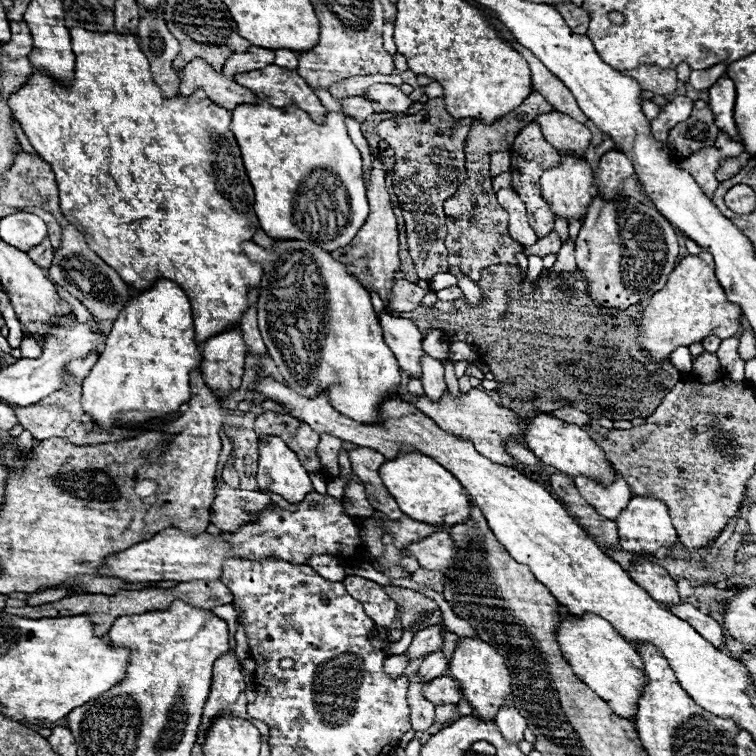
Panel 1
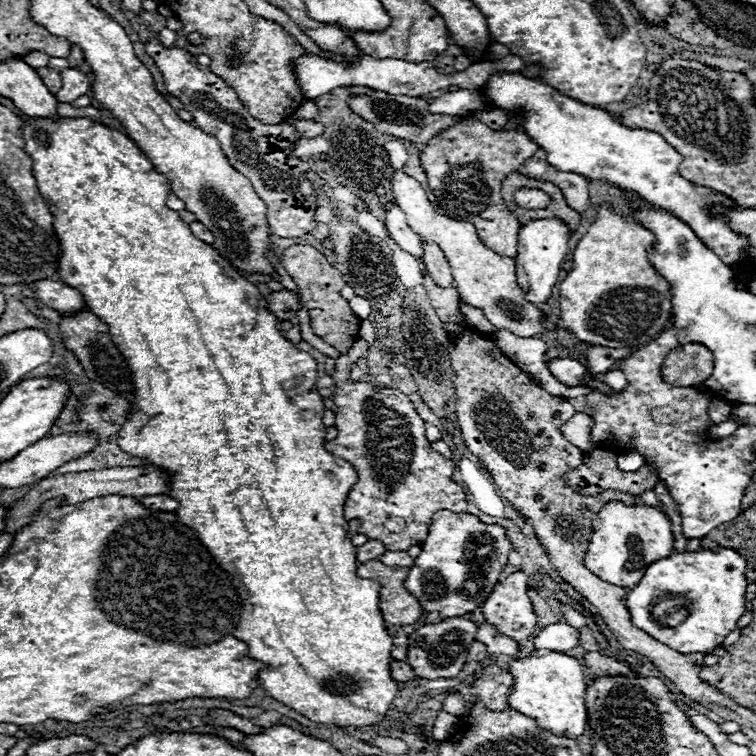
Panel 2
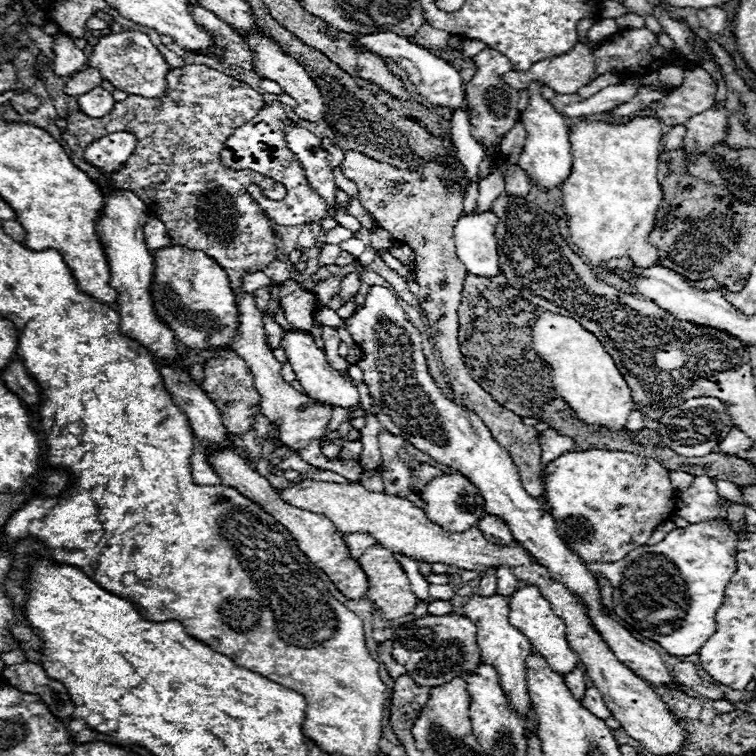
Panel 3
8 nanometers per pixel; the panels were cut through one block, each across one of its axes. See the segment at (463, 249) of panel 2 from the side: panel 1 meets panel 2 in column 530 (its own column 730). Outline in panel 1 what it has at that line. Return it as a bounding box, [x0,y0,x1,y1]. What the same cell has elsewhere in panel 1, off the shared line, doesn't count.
[640,252,740,364]

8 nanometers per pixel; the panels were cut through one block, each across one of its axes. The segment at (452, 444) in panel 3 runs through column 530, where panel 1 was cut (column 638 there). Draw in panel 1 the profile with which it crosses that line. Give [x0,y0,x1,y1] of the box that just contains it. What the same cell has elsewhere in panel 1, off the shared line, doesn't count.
[616,496,678,556]

